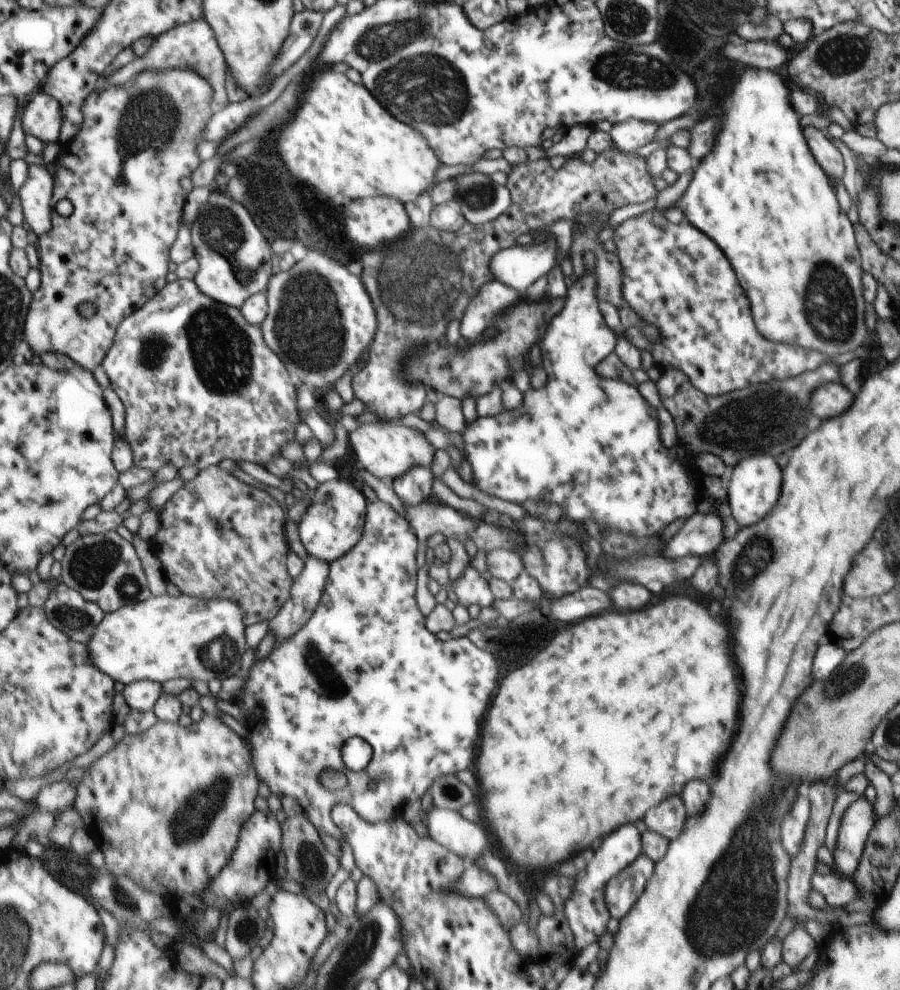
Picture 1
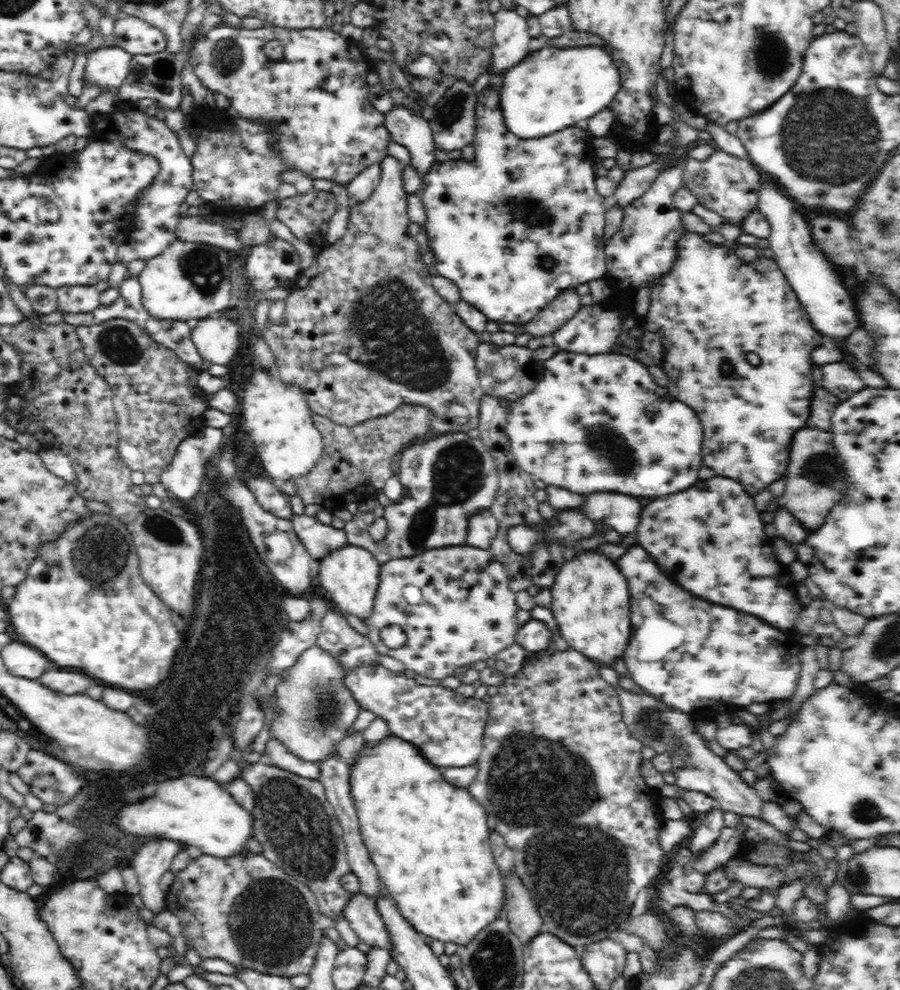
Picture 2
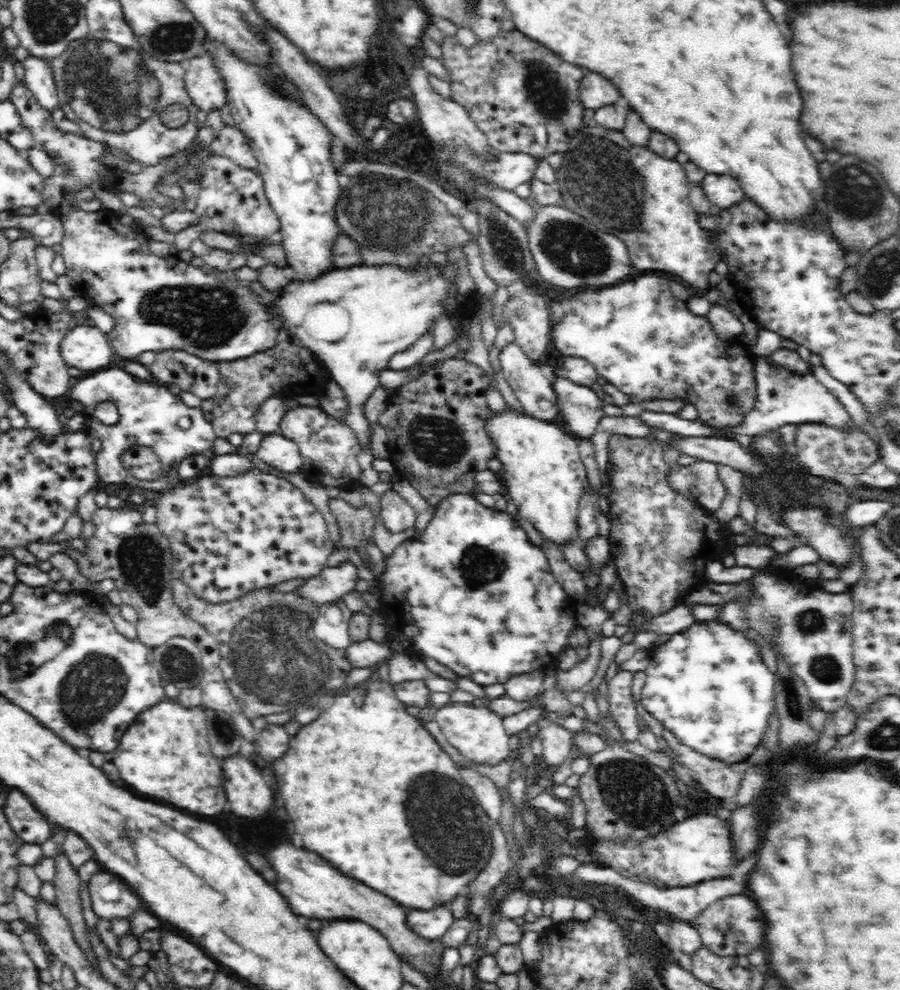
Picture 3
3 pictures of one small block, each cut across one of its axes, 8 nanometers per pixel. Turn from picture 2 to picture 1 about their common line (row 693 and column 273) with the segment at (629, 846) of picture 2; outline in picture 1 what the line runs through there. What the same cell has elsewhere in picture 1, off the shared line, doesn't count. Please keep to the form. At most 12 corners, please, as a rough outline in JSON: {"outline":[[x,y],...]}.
{"outline":[[214,465],[161,511],[184,594],[248,626],[291,601],[282,504]]}

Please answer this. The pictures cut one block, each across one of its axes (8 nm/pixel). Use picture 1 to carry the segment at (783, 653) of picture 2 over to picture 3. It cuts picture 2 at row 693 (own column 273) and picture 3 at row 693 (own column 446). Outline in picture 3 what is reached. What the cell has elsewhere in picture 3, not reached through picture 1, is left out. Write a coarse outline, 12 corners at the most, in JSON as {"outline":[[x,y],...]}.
{"outline":[[699,621],[652,647],[640,702],[700,754],[762,762],[775,674]]}

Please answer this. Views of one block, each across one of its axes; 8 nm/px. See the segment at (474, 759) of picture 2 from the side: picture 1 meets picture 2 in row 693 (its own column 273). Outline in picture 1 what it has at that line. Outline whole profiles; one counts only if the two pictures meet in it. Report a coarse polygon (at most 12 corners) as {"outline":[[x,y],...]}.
{"outline":[[169,282],[103,365],[135,464],[267,467],[297,381],[243,309]]}

